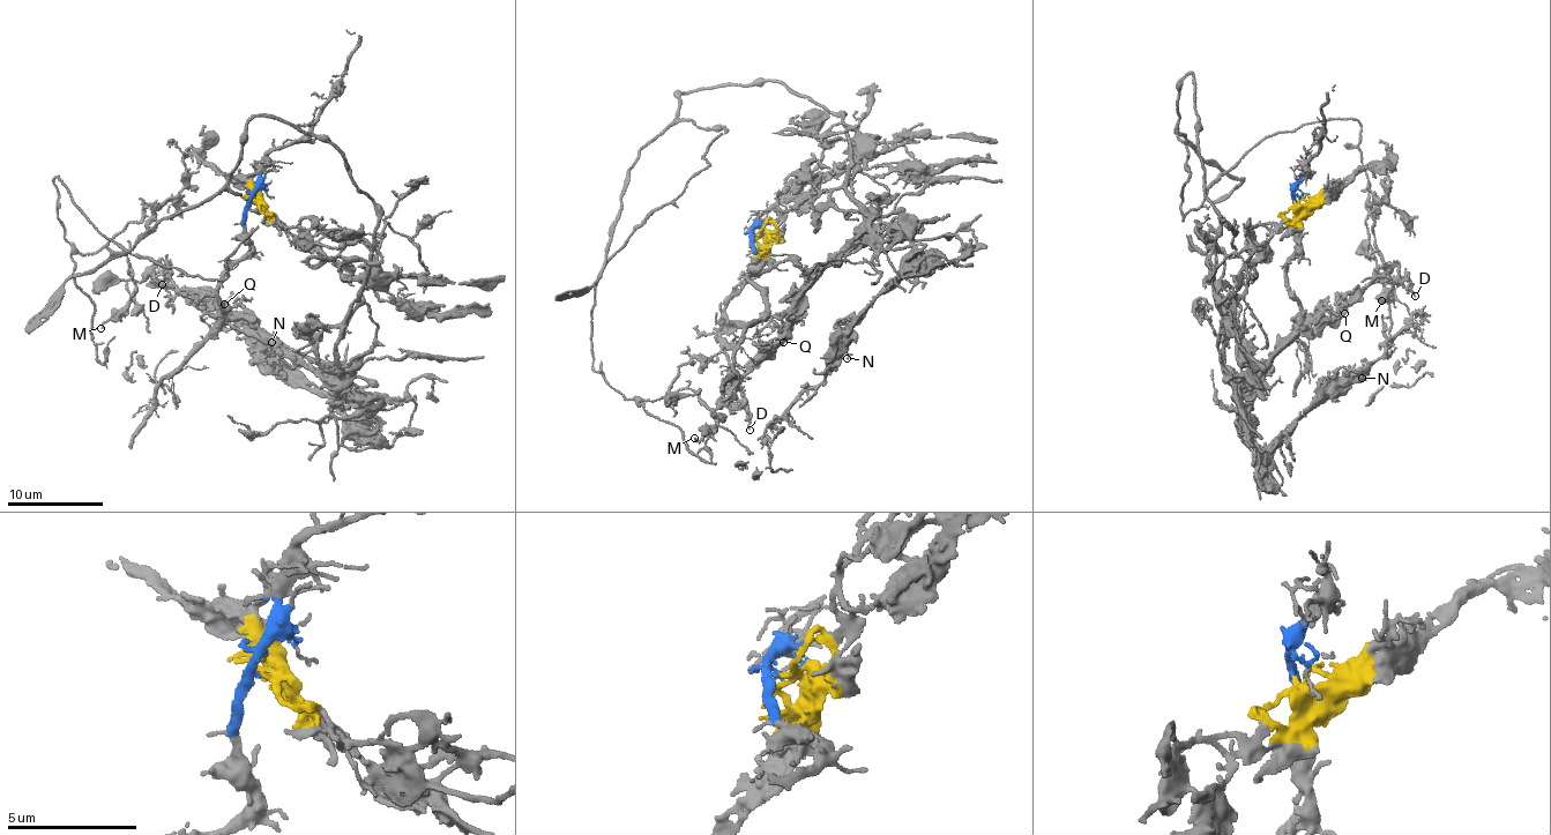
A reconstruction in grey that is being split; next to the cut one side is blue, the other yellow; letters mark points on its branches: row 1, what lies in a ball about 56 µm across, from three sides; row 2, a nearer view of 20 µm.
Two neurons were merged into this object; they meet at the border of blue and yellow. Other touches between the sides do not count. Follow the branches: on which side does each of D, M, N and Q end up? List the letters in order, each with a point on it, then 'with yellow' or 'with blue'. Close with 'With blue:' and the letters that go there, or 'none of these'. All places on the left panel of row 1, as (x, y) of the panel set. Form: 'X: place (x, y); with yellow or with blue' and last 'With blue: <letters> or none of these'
D: place (162, 284); with yellow
M: place (101, 328); with yellow
N: place (271, 342); with yellow
Q: place (224, 304); with yellow
With blue: none of these

